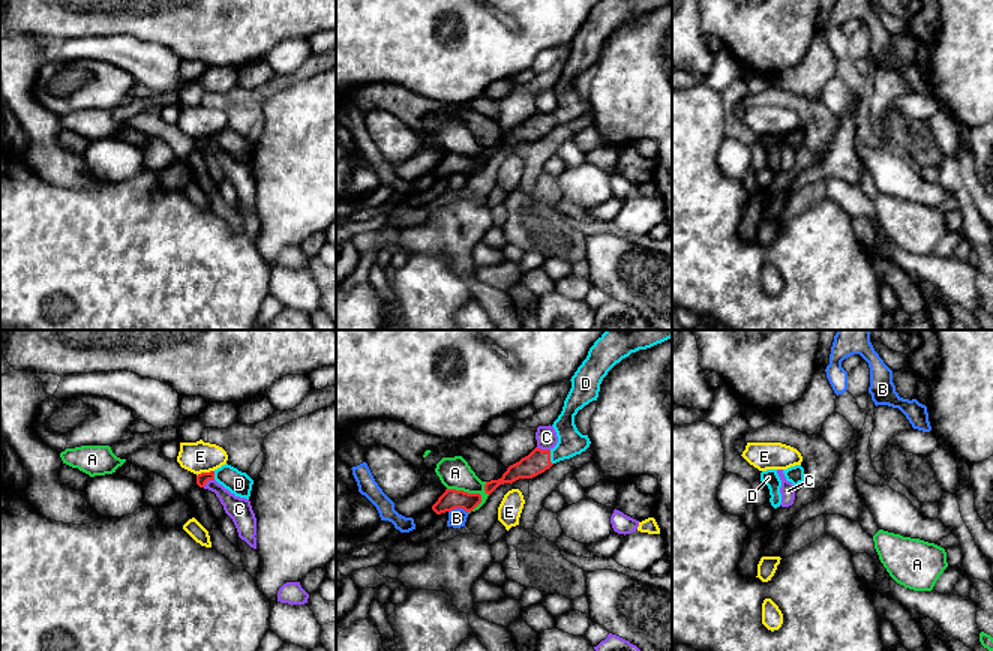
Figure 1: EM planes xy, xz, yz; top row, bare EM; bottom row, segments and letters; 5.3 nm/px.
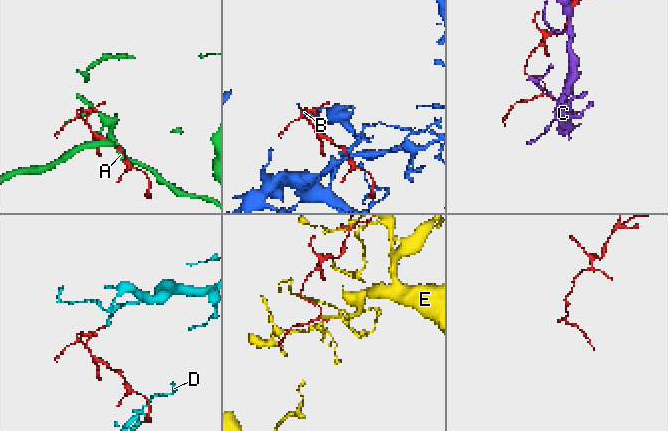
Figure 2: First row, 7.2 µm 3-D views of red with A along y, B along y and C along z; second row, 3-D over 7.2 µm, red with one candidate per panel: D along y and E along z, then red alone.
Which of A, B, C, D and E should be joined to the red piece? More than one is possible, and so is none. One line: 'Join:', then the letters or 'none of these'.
Join: D

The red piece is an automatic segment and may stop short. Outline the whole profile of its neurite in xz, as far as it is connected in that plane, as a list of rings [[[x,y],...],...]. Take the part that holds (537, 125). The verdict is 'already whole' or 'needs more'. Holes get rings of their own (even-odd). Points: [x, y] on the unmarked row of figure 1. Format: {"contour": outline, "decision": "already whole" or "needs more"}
{"contour": [[[602,0],[590,12],[586,22],[572,40],[572,52],[564,64],[564,70],[554,93],[558,106],[550,114],[534,112],[528,120],[510,129],[498,144],[486,146],[484,156],[490,159],[500,148],[513,147],[519,142],[532,142],[554,128],[570,123],[585,116],[591,105],[582,99],[576,88],[574,80],[579,74],[592,64],[597,64],[600,48],[608,36],[639,14],[651,12],[672,0]]], "decision": "needs more"}

